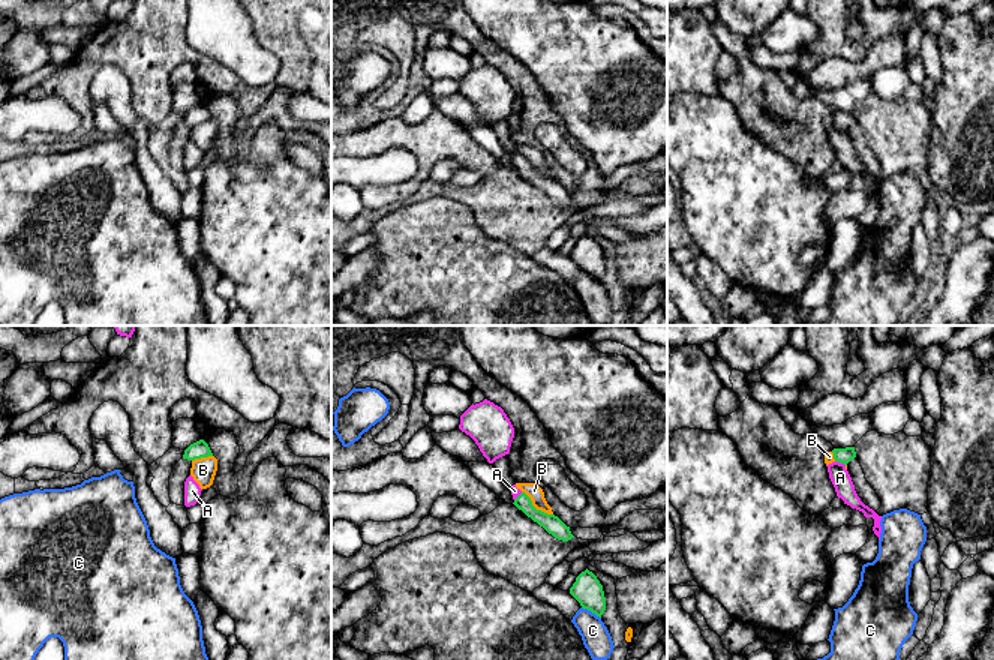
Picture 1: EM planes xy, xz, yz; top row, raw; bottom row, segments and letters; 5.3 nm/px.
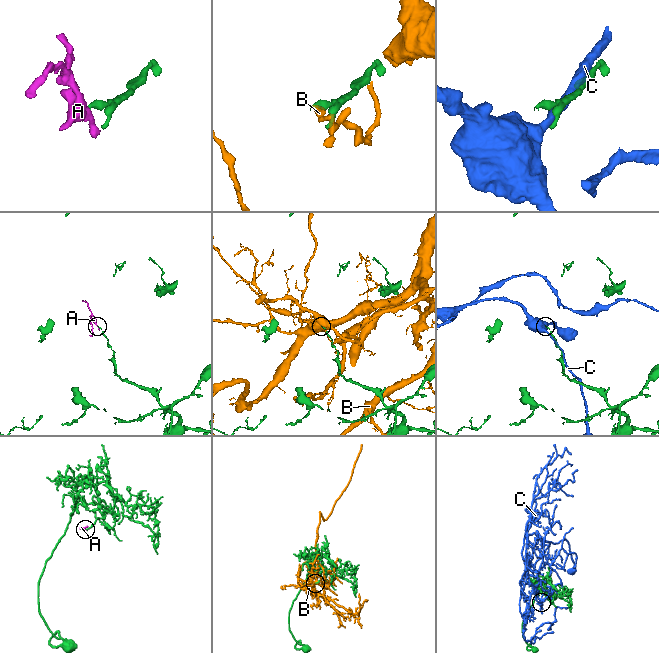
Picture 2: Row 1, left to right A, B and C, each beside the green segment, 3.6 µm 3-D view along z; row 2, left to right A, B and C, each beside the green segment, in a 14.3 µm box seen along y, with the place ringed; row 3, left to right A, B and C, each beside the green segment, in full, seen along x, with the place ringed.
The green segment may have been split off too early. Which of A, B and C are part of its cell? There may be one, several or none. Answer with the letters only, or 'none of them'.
A

